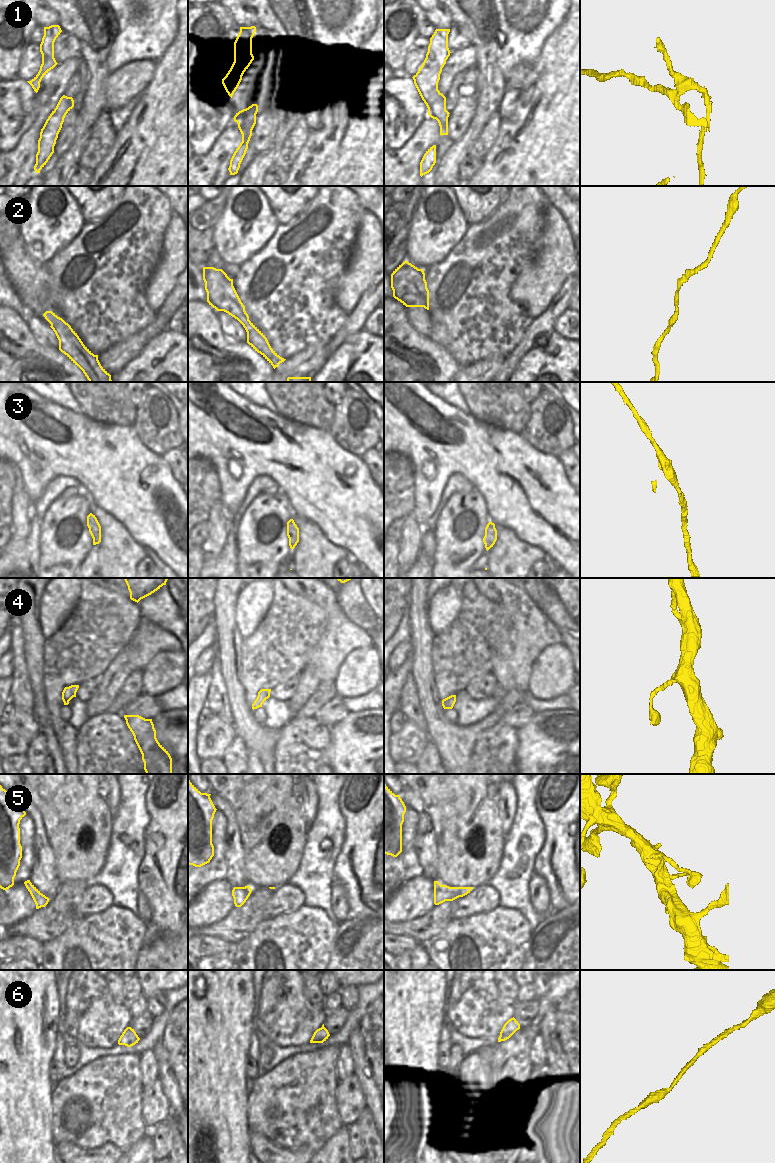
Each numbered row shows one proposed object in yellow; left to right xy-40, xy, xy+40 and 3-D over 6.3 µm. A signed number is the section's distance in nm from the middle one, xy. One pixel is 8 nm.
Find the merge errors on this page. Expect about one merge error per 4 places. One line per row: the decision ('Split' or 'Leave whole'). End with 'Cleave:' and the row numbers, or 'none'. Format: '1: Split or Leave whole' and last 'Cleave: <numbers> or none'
1: Split
2: Leave whole
3: Leave whole
4: Leave whole
5: Leave whole
6: Leave whole
Cleave: 1

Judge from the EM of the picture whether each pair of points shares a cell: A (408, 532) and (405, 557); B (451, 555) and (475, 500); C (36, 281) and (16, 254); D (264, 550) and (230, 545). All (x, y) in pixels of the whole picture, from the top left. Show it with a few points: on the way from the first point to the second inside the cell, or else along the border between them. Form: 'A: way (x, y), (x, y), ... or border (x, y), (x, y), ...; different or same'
A: way (408, 538), (408, 551); same
B: way (459, 541), (459, 530), (465, 514); same
C: way (29, 274), (17, 261); same
D: border (235, 528), (237, 567); different

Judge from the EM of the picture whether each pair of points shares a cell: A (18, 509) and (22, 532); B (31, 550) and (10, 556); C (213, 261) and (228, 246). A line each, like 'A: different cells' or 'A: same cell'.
A: same cell
B: same cell
C: different cells

